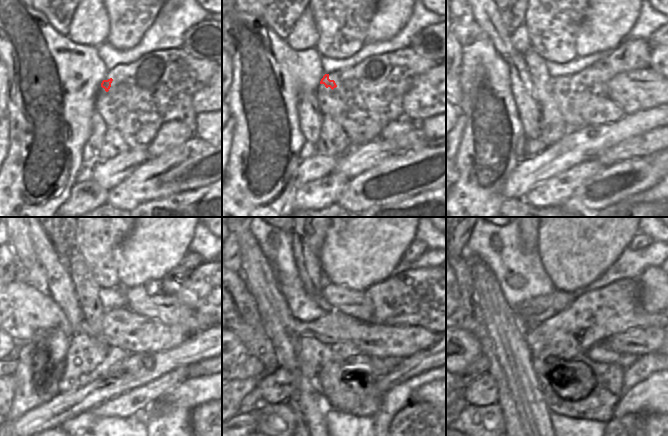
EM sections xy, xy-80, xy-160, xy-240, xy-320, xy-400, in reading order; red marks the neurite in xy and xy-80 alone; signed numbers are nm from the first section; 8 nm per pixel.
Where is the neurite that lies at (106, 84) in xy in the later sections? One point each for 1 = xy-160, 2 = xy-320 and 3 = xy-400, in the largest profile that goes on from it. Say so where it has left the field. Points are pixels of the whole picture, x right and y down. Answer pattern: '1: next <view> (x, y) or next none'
1: next xy-160 (555, 83)
2: next xy-320 (378, 340)
3: next xy-400 (638, 341)

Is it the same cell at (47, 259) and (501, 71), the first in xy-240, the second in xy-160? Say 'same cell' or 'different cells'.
different cells

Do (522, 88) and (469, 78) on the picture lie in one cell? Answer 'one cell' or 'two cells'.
two cells

